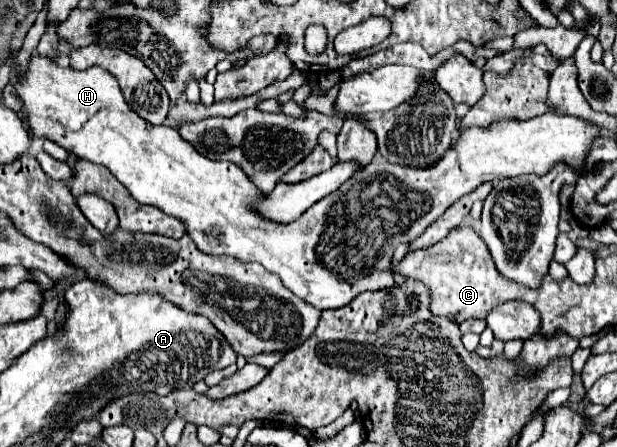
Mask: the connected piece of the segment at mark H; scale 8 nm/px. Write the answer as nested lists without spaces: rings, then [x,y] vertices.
[[[34,54],[26,76],[16,80],[16,90],[24,102],[28,126],[32,128],[34,136],[52,138],[58,146],[68,150],[68,154],[76,154],[76,158],[86,158],[88,162],[106,166],[136,202],[156,206],[162,212],[184,220],[188,236],[202,252],[230,254],[244,262],[258,262],[268,272],[280,276],[288,290],[318,310],[336,310],[352,302],[362,292],[392,288],[394,276],[388,266],[394,250],[400,244],[418,238],[434,220],[444,214],[444,210],[448,210],[448,206],[452,206],[464,194],[474,192],[480,184],[522,174],[546,174],[556,162],[564,162],[566,166],[582,172],[586,168],[584,162],[588,158],[588,150],[600,136],[598,124],[556,112],[546,112],[524,122],[502,120],[490,124],[488,128],[468,128],[460,132],[456,144],[432,168],[412,170],[410,166],[388,164],[376,156],[366,168],[358,170],[348,182],[344,182],[344,186],[328,194],[328,198],[316,202],[312,210],[306,210],[298,222],[276,224],[264,220],[252,210],[252,202],[260,198],[260,192],[236,164],[212,162],[198,154],[192,144],[182,140],[174,128],[152,126],[144,122],[144,118],[130,110],[116,78],[106,70],[98,66],[82,72],[60,68],[56,62]]]

